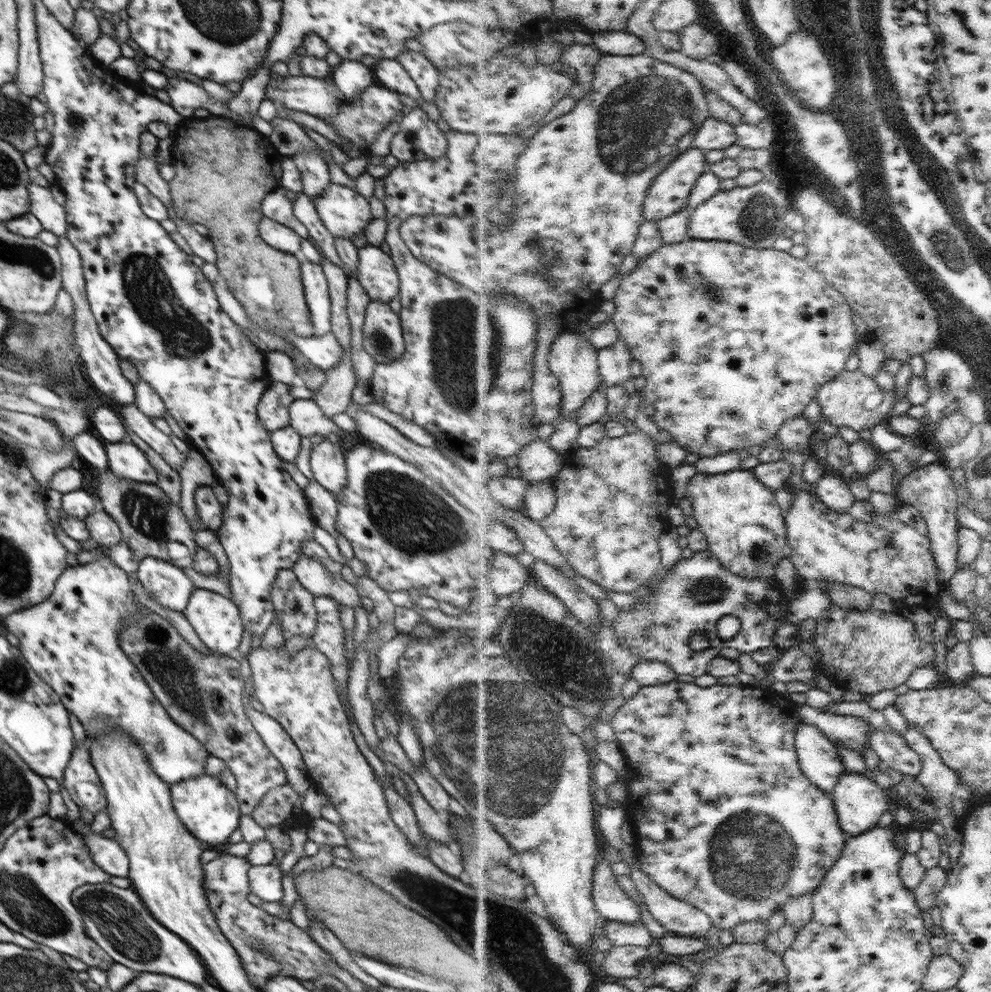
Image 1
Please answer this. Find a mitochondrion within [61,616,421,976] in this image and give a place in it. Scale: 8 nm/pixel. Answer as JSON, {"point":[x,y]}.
{"point":[110,915]}

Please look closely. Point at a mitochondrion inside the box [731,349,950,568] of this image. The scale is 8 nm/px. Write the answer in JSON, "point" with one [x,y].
{"point":[759,551]}

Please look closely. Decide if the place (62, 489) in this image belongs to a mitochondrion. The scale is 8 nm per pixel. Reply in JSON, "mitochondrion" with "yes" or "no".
{"mitochondrion":"no"}

